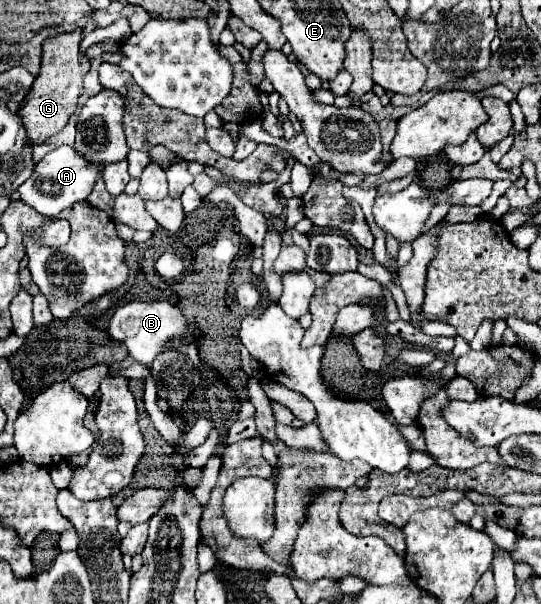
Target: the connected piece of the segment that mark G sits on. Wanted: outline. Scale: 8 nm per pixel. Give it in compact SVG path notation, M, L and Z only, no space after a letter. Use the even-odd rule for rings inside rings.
M75 29L71 33L61 33L57 37L49 37L43 41L41 73L37 75L37 79L29 91L29 97L25 97L25 101L21 103L21 109L19 109L19 115L27 129L29 145L41 143L47 137L59 133L77 109L77 99L83 91L83 77L91 67L89 57L79 51L81 33L83 33L83 29Z

